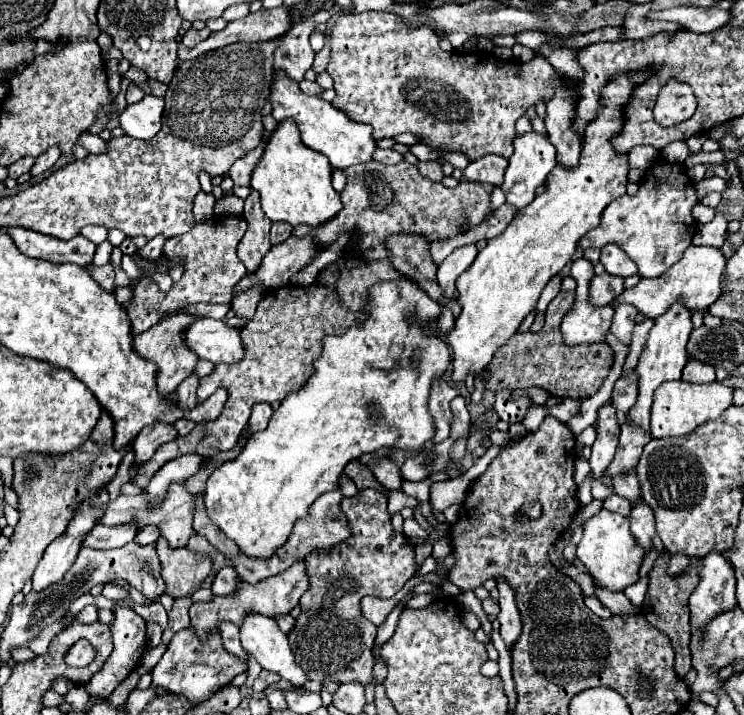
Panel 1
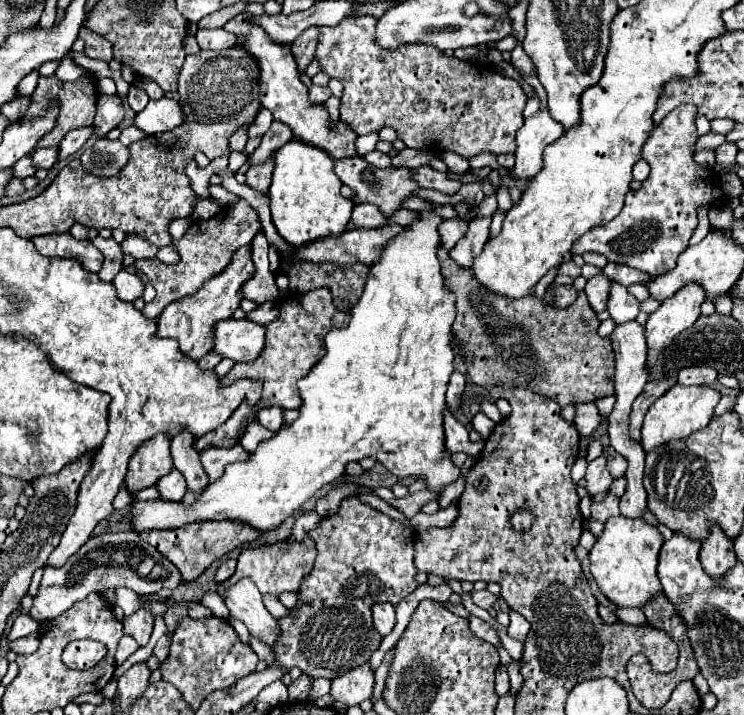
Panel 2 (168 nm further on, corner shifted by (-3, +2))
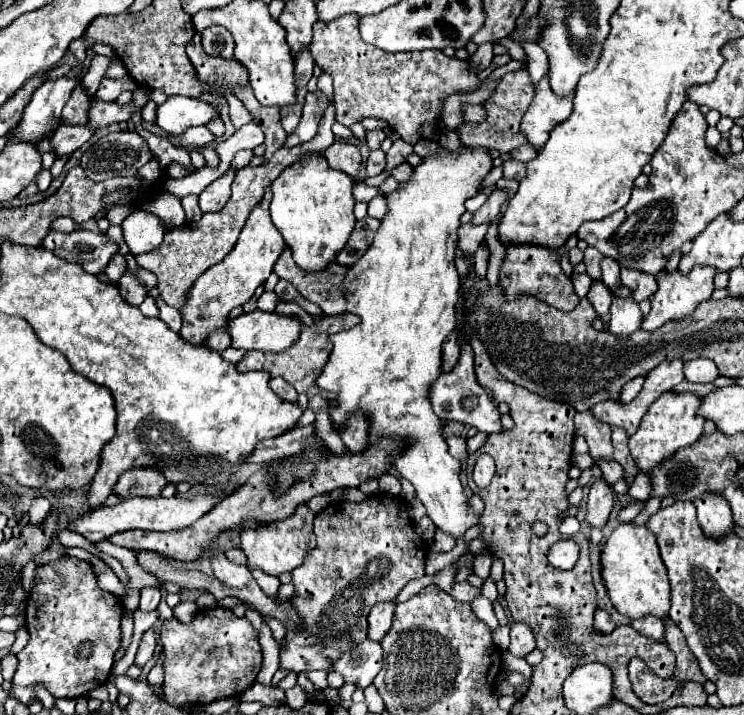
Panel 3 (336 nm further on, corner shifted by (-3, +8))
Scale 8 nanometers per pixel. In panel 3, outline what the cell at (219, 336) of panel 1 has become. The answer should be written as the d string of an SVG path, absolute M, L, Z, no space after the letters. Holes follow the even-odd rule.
M256 309L230 319L228 333L234 349L282 351L298 339L300 323L292 317L280 317L276 313Z

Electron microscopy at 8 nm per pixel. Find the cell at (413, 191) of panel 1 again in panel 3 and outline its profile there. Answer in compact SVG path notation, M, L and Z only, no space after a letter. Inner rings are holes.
M332 143L324 155L332 169L344 171L352 179L358 179L358 171L360 171L362 163L360 163L360 149L356 145Z

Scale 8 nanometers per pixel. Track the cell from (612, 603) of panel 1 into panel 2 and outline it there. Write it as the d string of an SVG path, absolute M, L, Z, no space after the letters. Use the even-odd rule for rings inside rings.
M632 607L630 609L616 609L616 615L618 615L620 621L630 623L630 625L638 625L638 627L648 625L646 615L642 613L642 609L632 609Z

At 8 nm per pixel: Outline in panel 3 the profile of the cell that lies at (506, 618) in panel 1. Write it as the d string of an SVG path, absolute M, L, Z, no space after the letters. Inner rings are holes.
M514 621L512 631L510 631L510 647L508 647L508 651L518 655L518 657L524 657L534 647L536 647L536 643L534 643L534 635L532 635L530 627L526 623Z

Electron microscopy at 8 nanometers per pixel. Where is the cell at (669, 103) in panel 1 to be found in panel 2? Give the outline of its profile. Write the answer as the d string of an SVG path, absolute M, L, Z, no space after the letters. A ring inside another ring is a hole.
M680 105L654 127L642 149L642 159L652 167L648 179L638 191L626 193L626 205L620 215L606 225L590 229L572 245L574 255L594 251L612 263L630 265L650 277L674 269L678 255L688 247L688 239L698 227L698 209L710 209L726 199L720 187L720 175L694 161L694 141L698 141L694 117L694 105Z

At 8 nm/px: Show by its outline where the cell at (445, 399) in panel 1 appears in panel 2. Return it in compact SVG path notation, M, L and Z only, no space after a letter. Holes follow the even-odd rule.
M446 411L446 417L444 417L444 429L446 429L446 449L450 453L468 453L472 457L476 457L482 447L484 447L484 441L476 441L472 443L468 439L468 429L464 425L460 425L452 415L450 411Z

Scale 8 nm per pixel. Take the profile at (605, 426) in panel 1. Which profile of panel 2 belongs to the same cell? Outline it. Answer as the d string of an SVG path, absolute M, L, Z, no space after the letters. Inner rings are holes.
M600 455L596 461L592 461L588 465L588 471L586 471L586 491L590 497L598 495L598 493L606 493L608 487L612 485L612 477L606 469L606 459Z

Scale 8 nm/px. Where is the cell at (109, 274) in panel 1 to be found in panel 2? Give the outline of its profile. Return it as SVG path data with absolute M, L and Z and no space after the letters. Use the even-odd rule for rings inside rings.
M96 237L92 243L94 243L94 245L100 249L100 253L104 255L104 265L102 265L100 273L98 273L98 277L100 277L102 281L110 283L110 281L116 277L116 273L123 268L124 253L122 253L120 245L118 245L114 239Z

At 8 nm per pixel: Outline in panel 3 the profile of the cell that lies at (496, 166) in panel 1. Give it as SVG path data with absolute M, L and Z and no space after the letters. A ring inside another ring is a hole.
M522 145L522 147L514 149L514 151L510 151L510 157L518 159L518 161L522 161L522 163L528 163L530 159L536 157L536 149L530 147L530 145Z

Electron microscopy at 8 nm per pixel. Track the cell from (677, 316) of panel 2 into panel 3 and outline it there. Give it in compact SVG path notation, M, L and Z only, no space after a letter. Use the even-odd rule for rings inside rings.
M700 265L694 267L688 275L680 275L678 271L674 271L674 273L660 271L656 275L658 291L654 293L654 299L652 299L652 311L648 317L644 317L642 329L644 331L656 331L668 321L680 321L686 315L692 315L696 311L696 307L700 305L700 301L710 299L712 291L714 291L714 283L712 283L714 275L716 275L716 271L712 267L700 267Z

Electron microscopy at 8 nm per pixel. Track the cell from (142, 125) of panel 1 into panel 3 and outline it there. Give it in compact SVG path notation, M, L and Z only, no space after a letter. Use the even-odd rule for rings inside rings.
M174 95L174 97L168 97L166 103L158 105L158 109L156 109L156 125L160 129L164 129L166 133L178 135L178 133L184 133L188 127L204 125L214 115L218 115L214 105L210 105L210 103L202 101L202 99Z

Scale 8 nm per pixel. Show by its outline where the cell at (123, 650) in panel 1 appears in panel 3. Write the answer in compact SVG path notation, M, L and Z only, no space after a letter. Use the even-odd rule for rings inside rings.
M144 587L140 595L140 609L142 611L156 611L160 603L160 589L158 587Z

